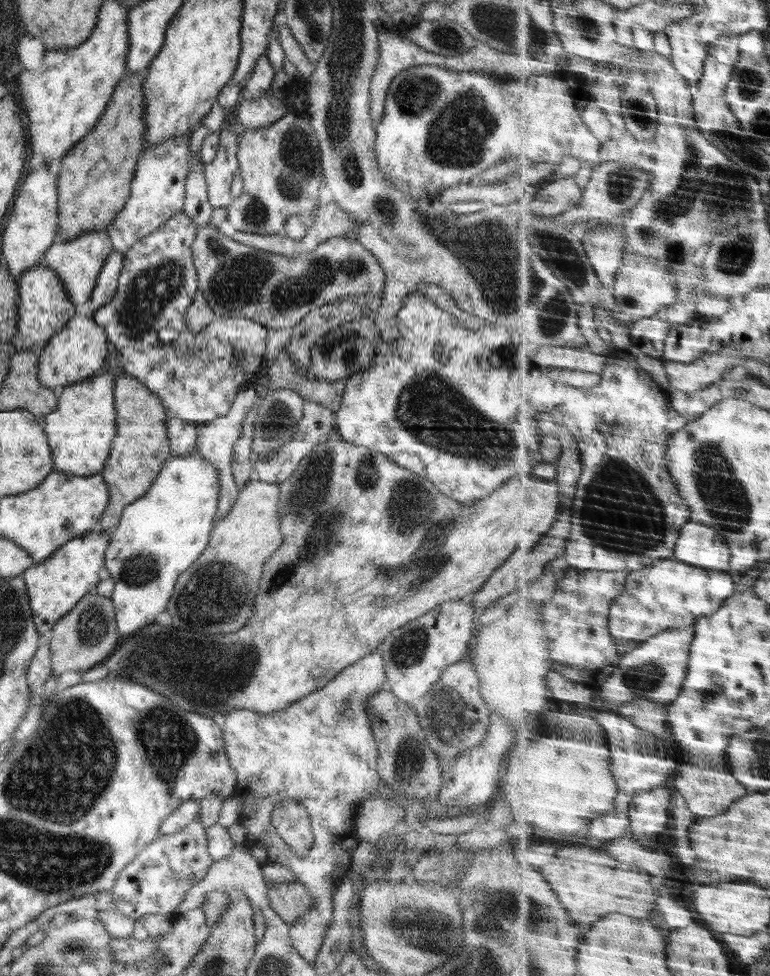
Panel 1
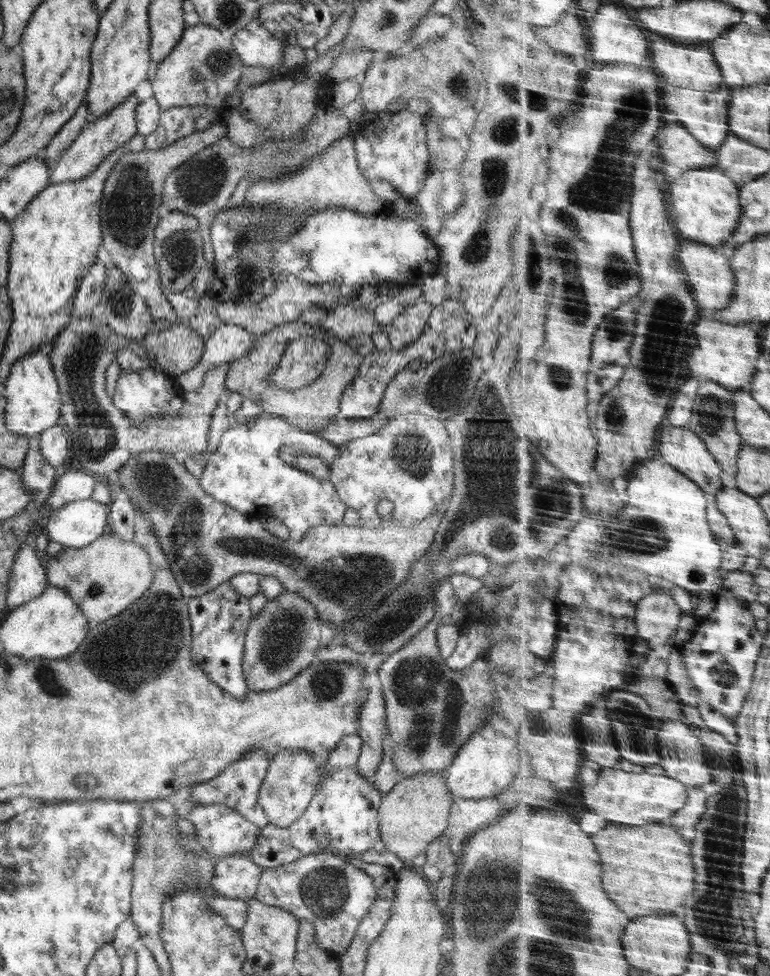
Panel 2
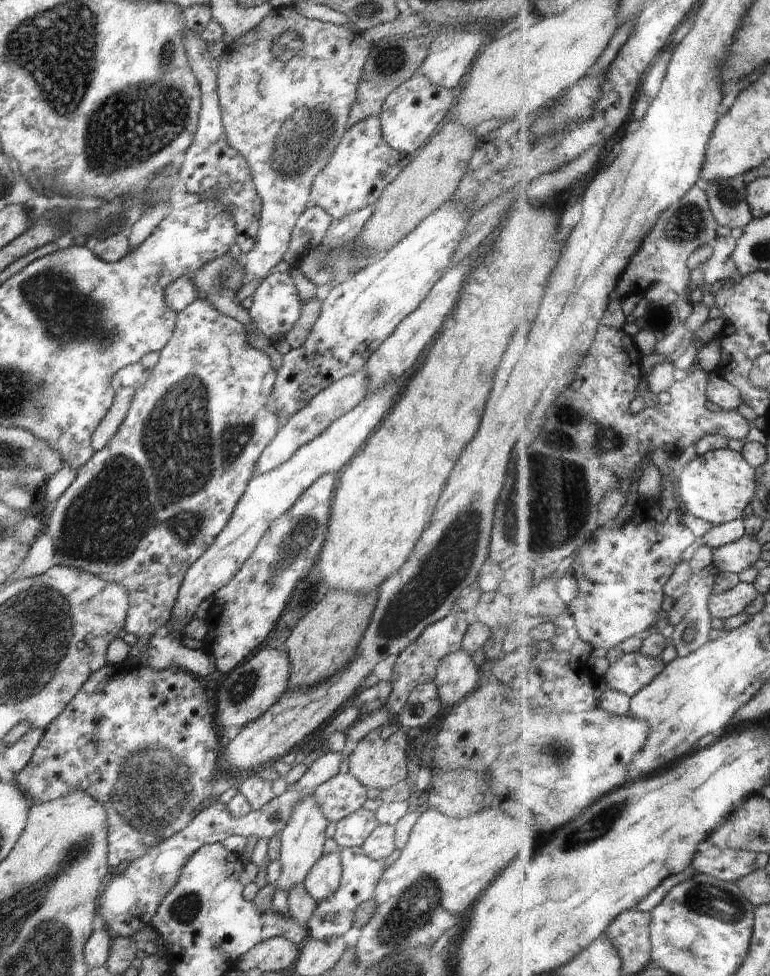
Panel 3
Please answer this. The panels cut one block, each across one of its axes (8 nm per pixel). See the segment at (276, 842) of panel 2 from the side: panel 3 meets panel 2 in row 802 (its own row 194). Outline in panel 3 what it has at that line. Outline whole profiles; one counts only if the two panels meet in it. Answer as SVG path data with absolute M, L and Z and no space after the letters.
M370 117L351 126L343 134L326 166L315 176L310 204L323 208L333 219L373 205L382 191L412 162L414 154L394 150L383 139L379 117Z

